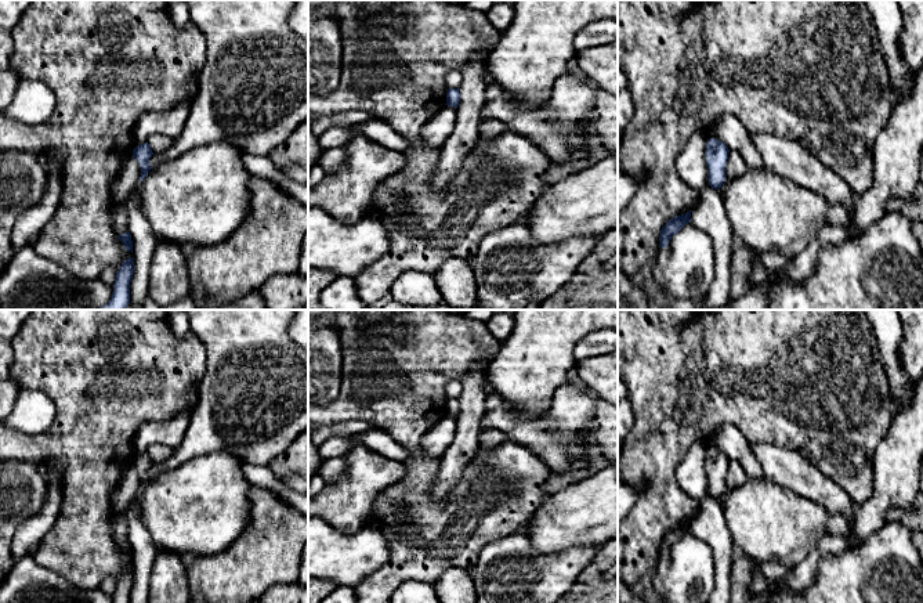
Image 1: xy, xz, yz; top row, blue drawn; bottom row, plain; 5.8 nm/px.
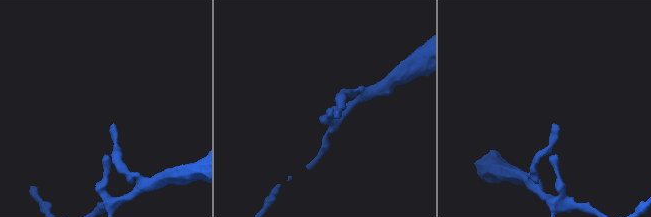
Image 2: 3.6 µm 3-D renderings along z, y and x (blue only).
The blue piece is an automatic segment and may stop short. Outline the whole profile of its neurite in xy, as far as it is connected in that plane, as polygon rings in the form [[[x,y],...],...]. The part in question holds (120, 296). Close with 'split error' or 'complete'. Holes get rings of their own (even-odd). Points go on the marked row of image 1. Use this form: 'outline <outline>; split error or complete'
outline [[[133,257],[126,259],[116,272],[111,300],[99,310],[124,310],[130,304],[130,282],[134,274]]]; complete

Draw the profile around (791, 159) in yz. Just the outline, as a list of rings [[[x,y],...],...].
[[[770,134],[749,136],[761,155],[763,167],[822,195],[830,206],[844,206],[854,219],[857,195],[853,188],[800,142]]]

